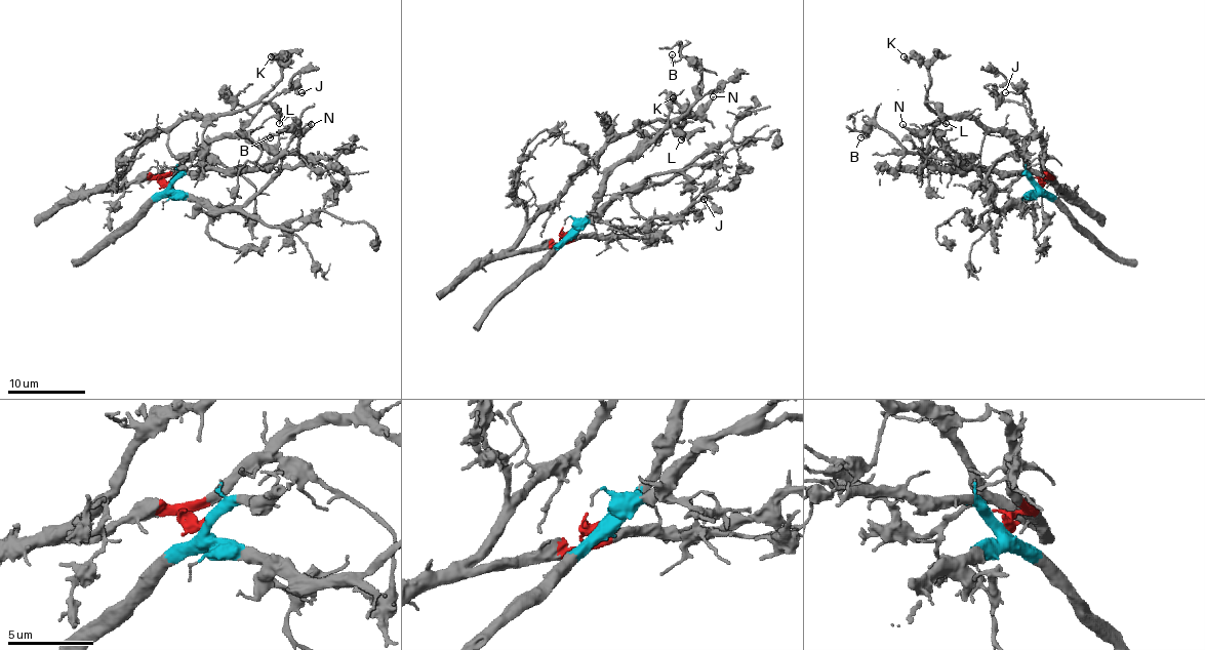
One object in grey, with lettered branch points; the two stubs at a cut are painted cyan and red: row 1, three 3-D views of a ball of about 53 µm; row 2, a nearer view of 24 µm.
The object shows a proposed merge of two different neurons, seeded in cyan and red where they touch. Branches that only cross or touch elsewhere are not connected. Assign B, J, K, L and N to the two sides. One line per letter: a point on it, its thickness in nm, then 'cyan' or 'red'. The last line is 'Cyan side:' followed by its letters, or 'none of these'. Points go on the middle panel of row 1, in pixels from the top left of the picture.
B: at (672, 54); 150 nm thick; cyan
J: at (704, 199); 110 nm thick; red
K: at (673, 97); 240 nm thick; red
L: at (681, 139); 240 nm thick; red
N: at (713, 96); 240 nm thick; cyan
Cyan side: B, N

